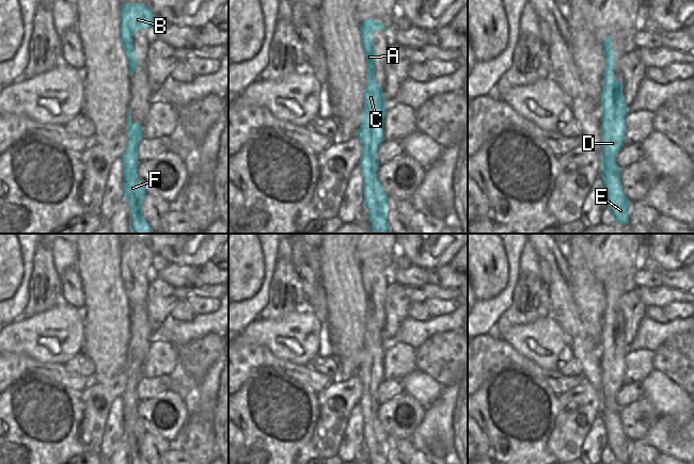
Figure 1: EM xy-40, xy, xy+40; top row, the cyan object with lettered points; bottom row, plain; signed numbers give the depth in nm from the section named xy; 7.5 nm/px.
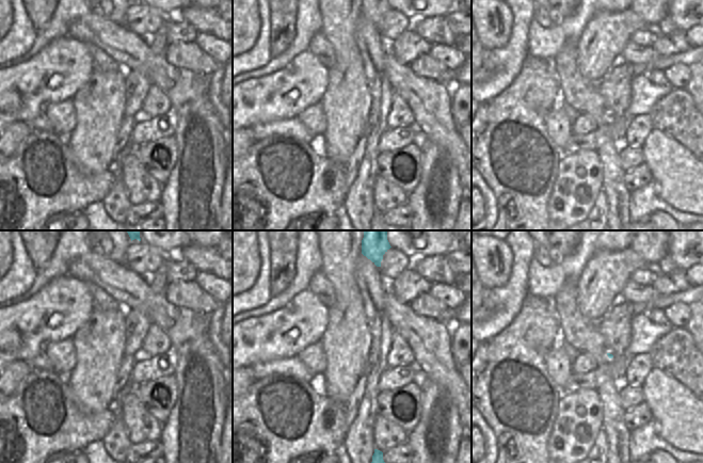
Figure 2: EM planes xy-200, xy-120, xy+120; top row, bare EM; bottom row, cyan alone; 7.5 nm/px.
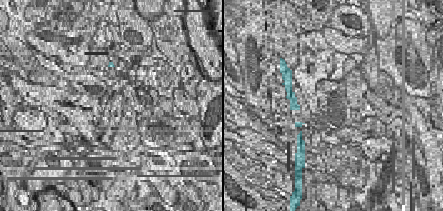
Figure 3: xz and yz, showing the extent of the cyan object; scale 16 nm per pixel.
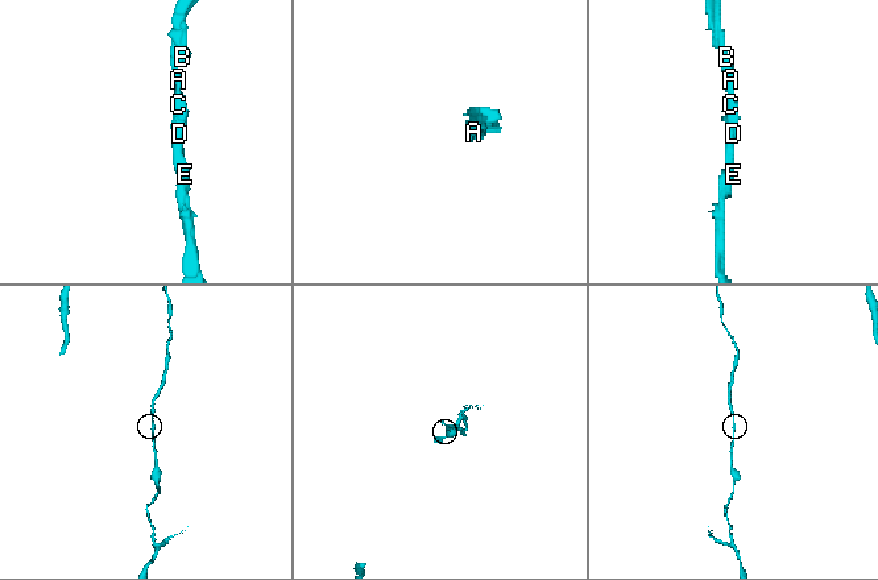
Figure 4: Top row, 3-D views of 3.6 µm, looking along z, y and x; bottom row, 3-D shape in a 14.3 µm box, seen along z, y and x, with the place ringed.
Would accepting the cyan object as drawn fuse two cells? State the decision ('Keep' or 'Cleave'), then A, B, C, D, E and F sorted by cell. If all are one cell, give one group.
Keep. Groups: A B C D E F.

